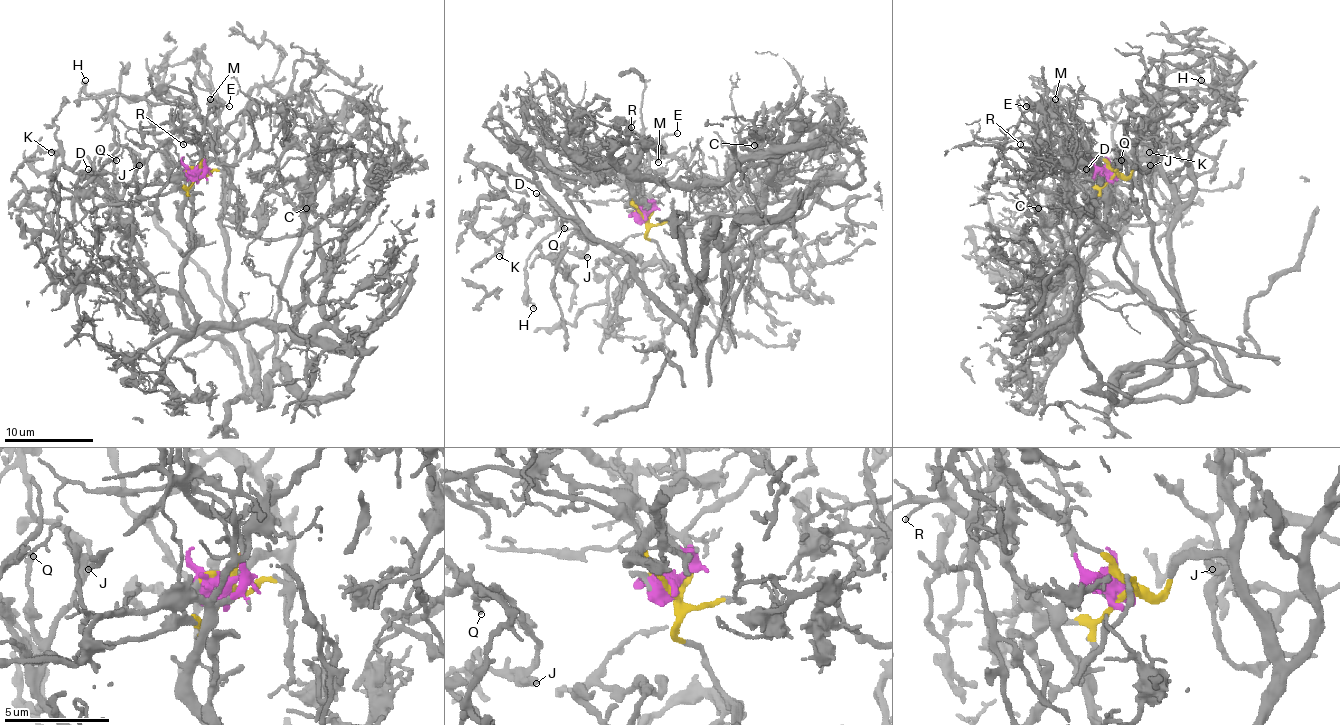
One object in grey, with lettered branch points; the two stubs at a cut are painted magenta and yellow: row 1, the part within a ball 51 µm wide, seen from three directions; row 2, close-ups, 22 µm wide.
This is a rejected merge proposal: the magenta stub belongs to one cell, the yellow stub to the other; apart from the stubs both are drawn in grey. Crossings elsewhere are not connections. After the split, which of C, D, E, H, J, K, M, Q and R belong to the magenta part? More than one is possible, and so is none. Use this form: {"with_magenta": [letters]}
{"with_magenta": ["E", "M", "R"]}

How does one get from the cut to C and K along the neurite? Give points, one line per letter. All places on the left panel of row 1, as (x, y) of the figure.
C: (196, 175), (222, 168), (227, 303), (267, 401), (319, 162), (265, 184), (296, 209), (312, 191), (305, 209)
K: (196, 175), (225, 155), (187, 103), (81, 97), (140, 157), (122, 195), (50, 153)

